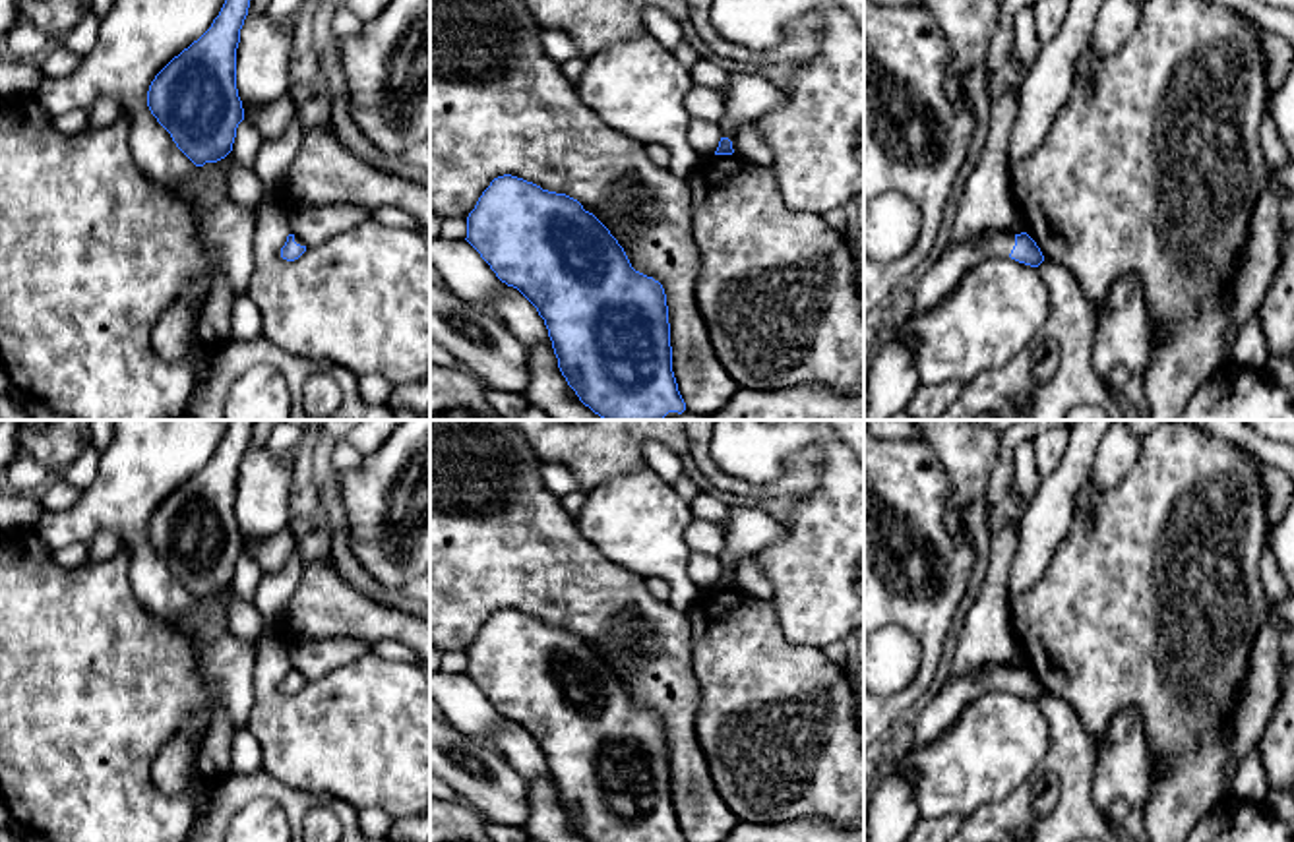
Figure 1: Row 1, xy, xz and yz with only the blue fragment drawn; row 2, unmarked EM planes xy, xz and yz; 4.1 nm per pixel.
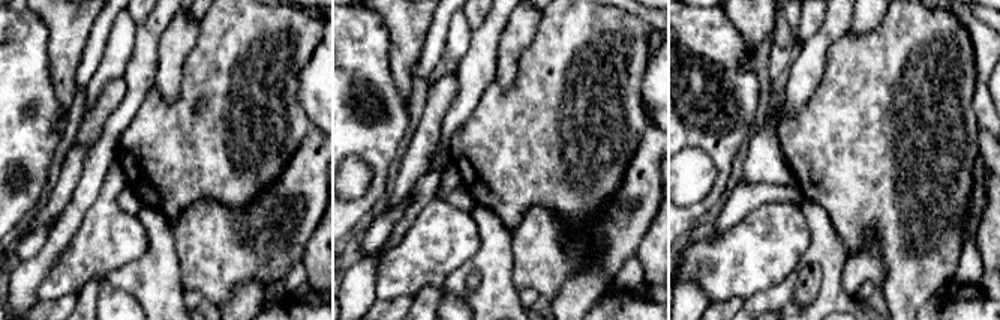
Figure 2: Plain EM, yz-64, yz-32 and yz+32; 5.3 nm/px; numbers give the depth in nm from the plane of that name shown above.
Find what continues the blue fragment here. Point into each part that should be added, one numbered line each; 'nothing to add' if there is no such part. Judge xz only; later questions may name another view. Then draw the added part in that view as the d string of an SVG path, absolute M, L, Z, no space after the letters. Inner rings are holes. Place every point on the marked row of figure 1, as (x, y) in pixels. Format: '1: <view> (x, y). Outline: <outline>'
1: xz (748, 97). Outline: M728 74L723 91L726 112L719 122L721 137L734 143L744 122L759 120L786 103L785 91L759 74Z

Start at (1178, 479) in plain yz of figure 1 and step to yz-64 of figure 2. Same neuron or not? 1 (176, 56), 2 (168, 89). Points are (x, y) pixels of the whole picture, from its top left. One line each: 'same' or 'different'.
1: different
2: different

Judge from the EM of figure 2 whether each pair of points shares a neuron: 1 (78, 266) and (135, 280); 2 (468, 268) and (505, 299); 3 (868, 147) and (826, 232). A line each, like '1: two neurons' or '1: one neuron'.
1: two neurons
2: one neuron
3: two neurons

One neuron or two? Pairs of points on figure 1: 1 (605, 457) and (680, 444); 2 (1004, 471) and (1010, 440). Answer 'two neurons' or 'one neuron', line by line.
1: one neuron
2: one neuron

